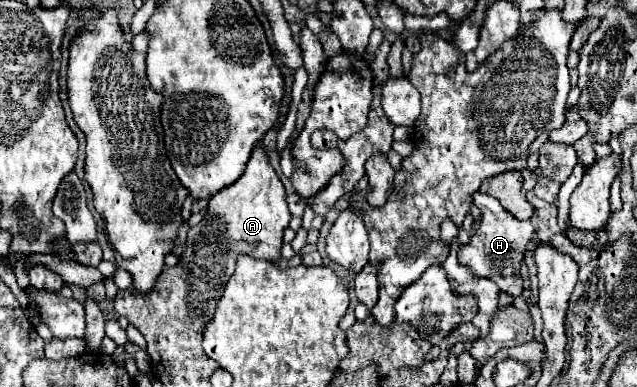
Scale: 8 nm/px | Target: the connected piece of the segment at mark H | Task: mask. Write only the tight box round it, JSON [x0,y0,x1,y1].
[458,193,534,297]

